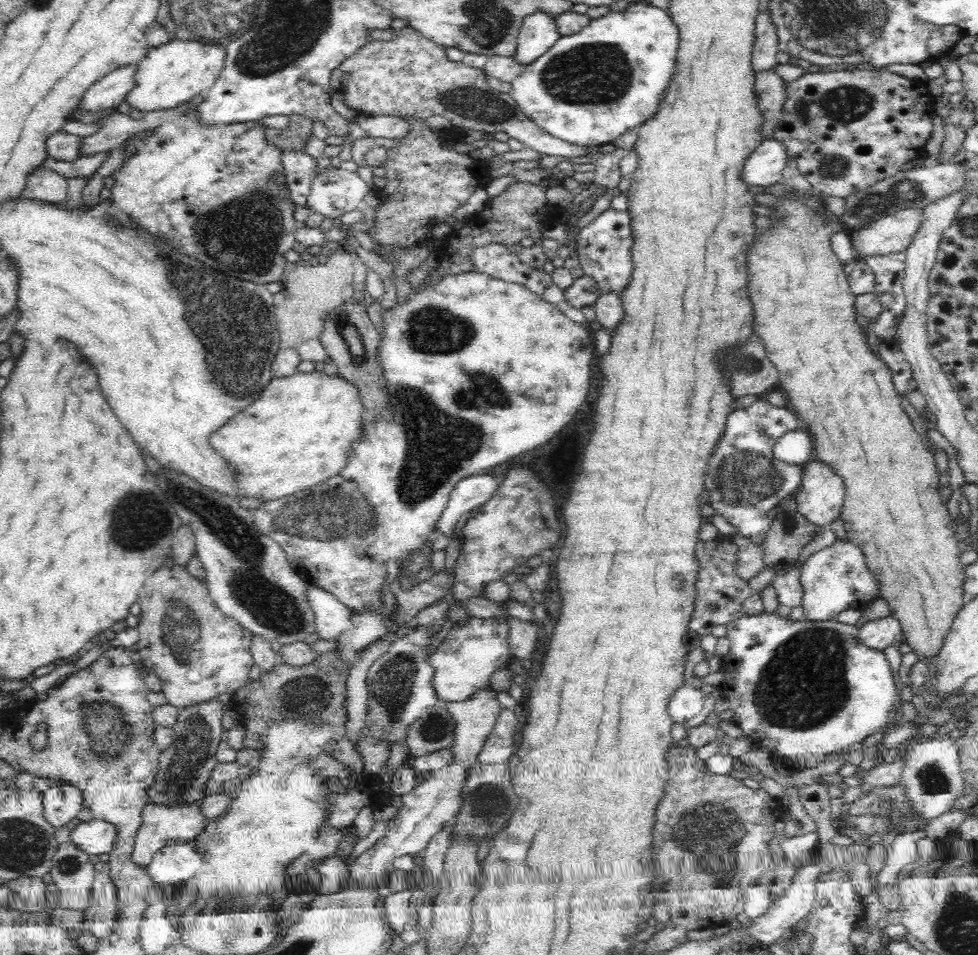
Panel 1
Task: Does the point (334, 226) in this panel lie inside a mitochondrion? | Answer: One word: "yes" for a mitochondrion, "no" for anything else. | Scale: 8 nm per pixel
no

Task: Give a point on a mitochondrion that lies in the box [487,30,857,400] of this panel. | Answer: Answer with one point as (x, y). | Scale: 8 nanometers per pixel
(589, 73)

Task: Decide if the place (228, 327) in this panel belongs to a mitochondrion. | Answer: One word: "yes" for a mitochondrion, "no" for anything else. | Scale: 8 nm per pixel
yes

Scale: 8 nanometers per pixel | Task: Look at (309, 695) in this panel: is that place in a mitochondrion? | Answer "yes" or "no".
yes

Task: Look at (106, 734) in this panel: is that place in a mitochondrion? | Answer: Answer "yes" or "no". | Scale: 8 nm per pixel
yes

